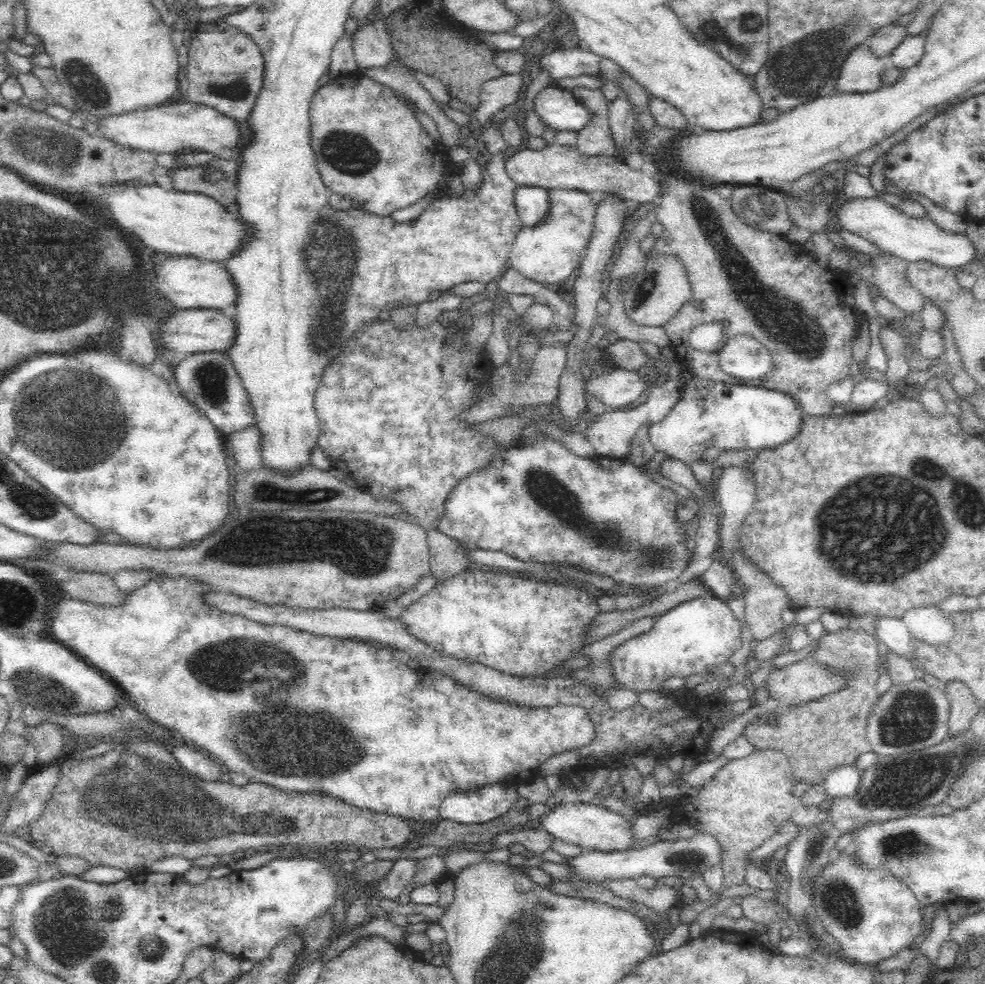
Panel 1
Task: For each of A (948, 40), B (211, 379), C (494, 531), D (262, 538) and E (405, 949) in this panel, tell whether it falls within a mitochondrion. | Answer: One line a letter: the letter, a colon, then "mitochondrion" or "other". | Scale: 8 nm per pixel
A: other
B: mitochondrion
C: other
D: mitochondrion
E: other

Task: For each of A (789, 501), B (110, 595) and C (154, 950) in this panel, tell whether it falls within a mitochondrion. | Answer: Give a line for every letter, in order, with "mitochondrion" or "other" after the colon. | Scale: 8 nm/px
A: other
B: other
C: mitochondrion

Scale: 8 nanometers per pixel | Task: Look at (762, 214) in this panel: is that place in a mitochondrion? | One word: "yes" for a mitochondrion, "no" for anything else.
yes

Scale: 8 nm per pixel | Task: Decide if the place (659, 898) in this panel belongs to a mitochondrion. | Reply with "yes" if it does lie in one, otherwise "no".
no

